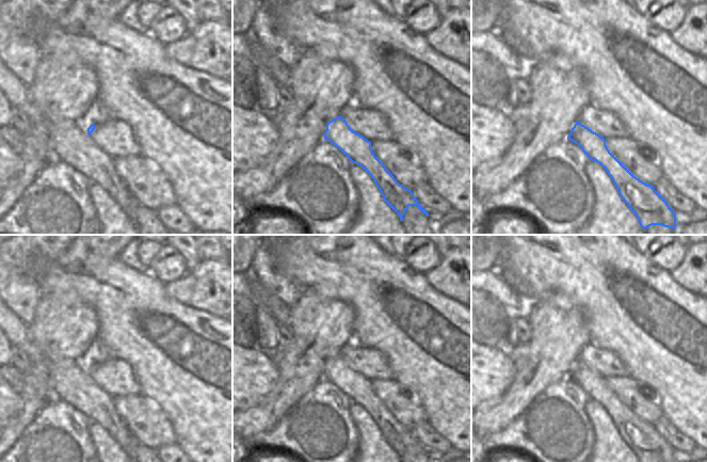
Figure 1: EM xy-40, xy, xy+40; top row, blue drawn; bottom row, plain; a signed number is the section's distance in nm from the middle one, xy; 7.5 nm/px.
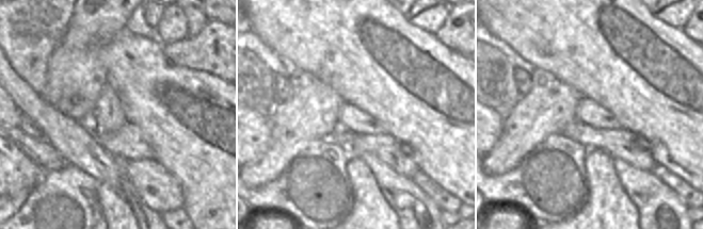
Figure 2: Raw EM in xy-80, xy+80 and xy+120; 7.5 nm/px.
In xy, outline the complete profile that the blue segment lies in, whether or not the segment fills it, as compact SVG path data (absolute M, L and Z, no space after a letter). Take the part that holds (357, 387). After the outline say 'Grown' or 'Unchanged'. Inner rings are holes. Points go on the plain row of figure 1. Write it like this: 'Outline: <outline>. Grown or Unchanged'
Outline: M338 355L326 363L324 379L336 385L373 418L384 440L399 455L401 461L408 445L417 445L423 453L429 455L412 430L400 424L373 393L371 381L353 370L344 357Z. Unchanged.

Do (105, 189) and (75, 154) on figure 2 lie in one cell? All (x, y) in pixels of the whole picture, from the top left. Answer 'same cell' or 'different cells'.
different cells

